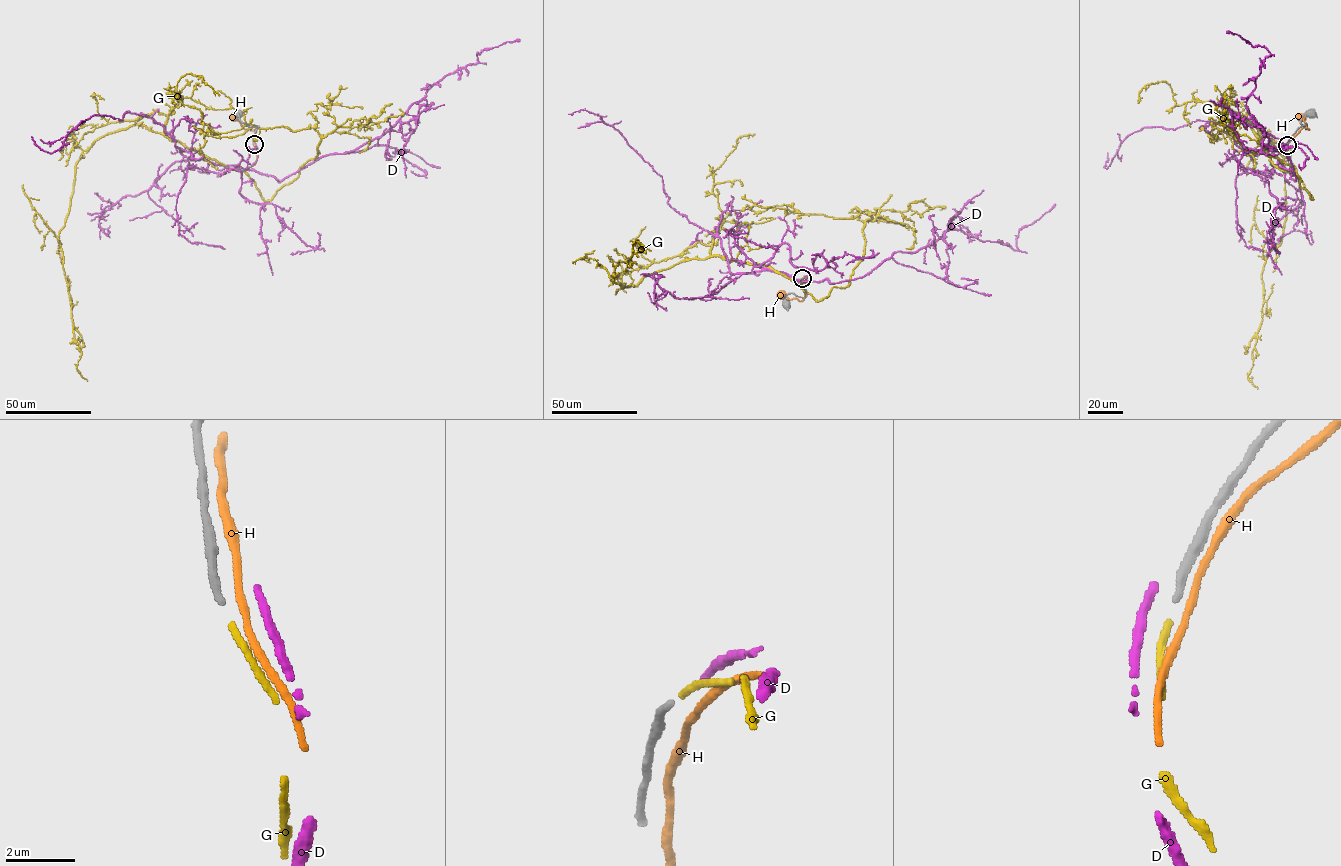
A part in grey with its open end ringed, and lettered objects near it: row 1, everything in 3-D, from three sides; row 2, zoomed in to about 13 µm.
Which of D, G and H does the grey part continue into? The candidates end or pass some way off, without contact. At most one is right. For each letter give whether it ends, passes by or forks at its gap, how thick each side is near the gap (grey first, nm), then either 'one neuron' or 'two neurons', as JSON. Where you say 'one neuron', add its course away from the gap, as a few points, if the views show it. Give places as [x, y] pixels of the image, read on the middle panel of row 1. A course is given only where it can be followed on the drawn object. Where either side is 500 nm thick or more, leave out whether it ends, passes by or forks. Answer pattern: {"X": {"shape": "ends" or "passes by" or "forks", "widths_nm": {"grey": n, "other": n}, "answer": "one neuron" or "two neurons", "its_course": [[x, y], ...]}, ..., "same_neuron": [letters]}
{"D": {"shape": "ends", "widths_nm": {"grey": 220, "other": 240}, "answer": "two neurons"}, "G": {"shape": "ends", "widths_nm": {"grey": 220, "other": 200}, "answer": "one neuron", "its_course": [[802, 278], [718, 256], [614, 281], [638, 241], [651, 250]]}, "H": {"shape": "passes by", "widths_nm": {"grey": 220, "other": 200}, "answer": "two neurons"}, "same_neuron": ["G"]}

